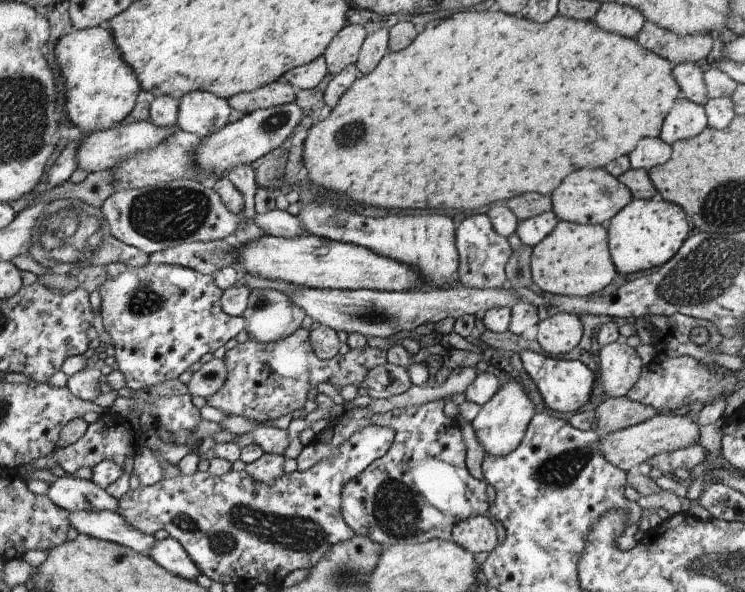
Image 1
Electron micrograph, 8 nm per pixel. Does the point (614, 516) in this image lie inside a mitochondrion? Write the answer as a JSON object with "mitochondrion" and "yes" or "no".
{"mitochondrion":"no"}

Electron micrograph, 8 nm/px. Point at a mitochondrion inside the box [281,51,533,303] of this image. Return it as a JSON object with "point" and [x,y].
{"point":[350,135]}

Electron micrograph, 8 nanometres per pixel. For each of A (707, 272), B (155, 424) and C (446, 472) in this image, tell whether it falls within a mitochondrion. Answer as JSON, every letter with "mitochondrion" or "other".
{"A":"mitochondrion","B":"other","C":"other"}

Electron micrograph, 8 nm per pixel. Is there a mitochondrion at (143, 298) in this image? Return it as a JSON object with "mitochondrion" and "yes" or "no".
{"mitochondrion":"yes"}

